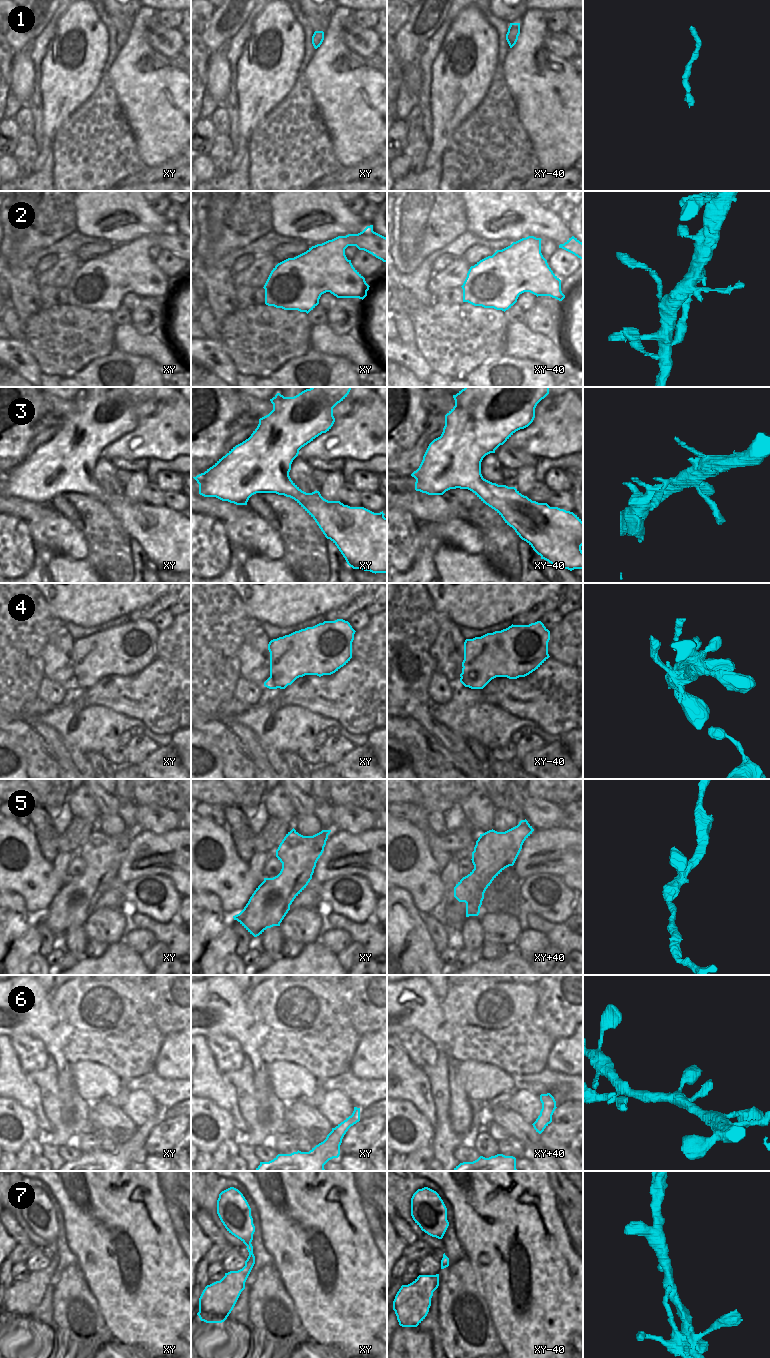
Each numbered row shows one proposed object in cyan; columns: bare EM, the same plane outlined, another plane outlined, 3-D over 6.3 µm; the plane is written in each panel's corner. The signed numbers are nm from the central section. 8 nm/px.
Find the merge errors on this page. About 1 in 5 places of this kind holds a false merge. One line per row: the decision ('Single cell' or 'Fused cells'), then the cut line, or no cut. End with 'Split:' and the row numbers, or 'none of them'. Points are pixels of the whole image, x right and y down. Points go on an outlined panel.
1: Single cell. No split
2: Single cell. No split
3: Single cell. No split
4: Fused cells. Split along xy-40 (461, 677), (468, 683), (476, 675), (478, 678), (476, 688)
5: Single cell. No split
6: Single cell. No split
7: Single cell. No split
Split: 4

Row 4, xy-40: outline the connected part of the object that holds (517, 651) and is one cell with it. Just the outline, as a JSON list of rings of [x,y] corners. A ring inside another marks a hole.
[[[541,621],[529,625],[511,625],[501,631],[487,633],[481,637],[466,639],[464,642],[464,660],[462,667],[465,669],[460,677],[469,684],[475,675],[479,680],[476,689],[483,689],[489,679],[507,677],[517,679],[525,677],[538,669],[550,656],[548,642],[550,631]]]

